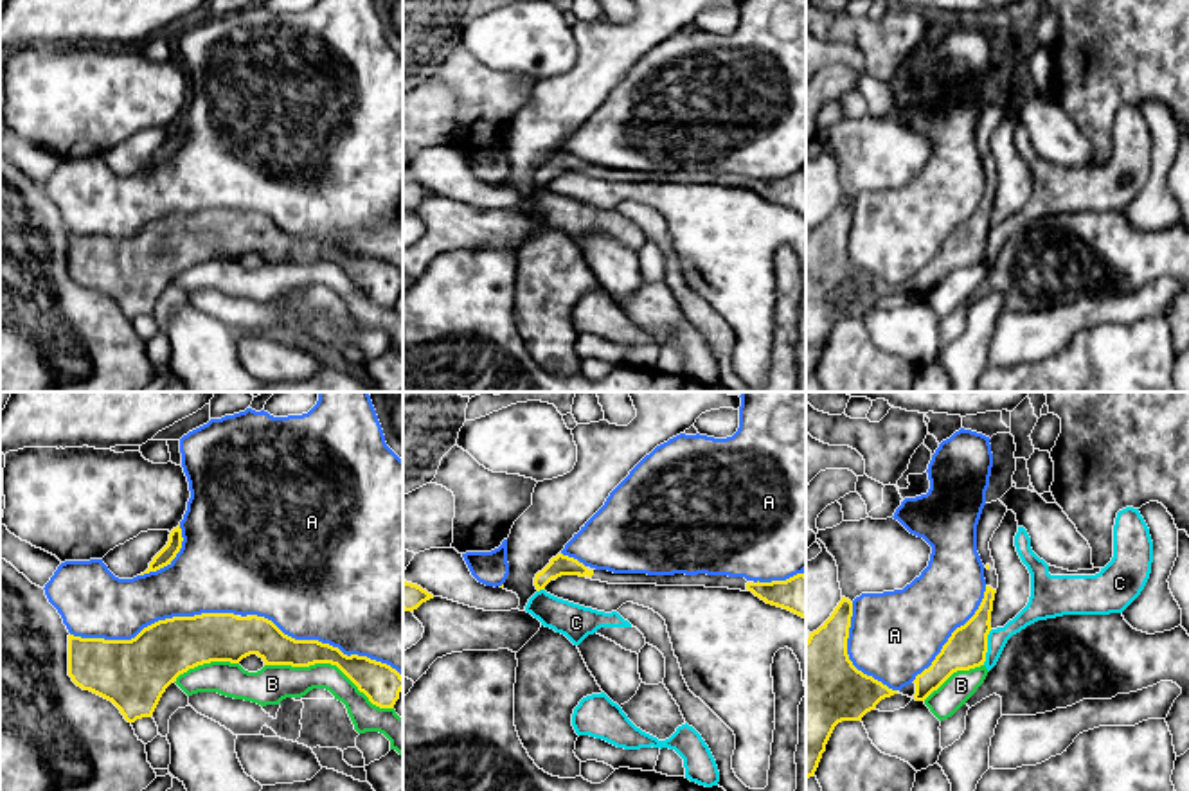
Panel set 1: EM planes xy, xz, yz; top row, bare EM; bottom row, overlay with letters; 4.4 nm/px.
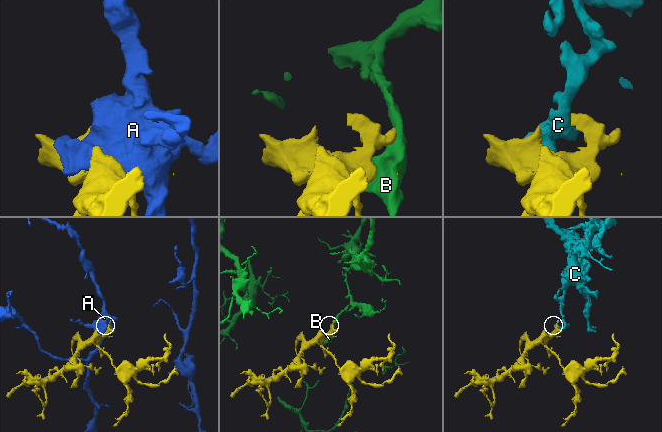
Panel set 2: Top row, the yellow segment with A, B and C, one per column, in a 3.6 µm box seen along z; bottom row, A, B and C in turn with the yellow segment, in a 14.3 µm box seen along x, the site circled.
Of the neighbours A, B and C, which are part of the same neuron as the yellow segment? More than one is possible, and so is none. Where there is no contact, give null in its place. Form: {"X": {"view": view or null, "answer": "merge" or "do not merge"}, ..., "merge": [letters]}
{"A": {"view": "xy", "answer": "do not merge"}, "B": {"view": "xy", "answer": "do not merge"}, "C": {"view": "yz", "answer": "do not merge"}, "merge": []}

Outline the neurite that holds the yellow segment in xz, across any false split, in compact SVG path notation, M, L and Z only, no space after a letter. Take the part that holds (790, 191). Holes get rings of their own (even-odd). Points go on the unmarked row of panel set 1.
M558 151L550 160L536 171L534 183L536 187L545 187L550 178L556 178L561 173L579 173L592 178L601 178L608 182L657 182L657 183L705 183L705 185L729 185L752 189L755 194L766 201L788 207L802 216L806 216L806 173L797 171L786 178L772 180L754 180L745 174L729 174L729 173L648 173L648 171L613 171L608 167L595 167L585 164L574 155Z

